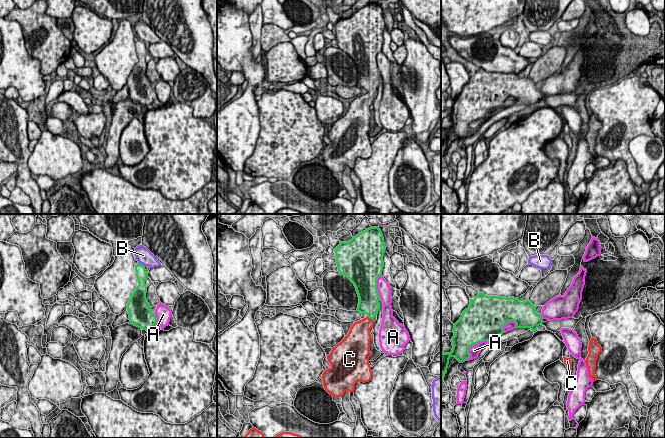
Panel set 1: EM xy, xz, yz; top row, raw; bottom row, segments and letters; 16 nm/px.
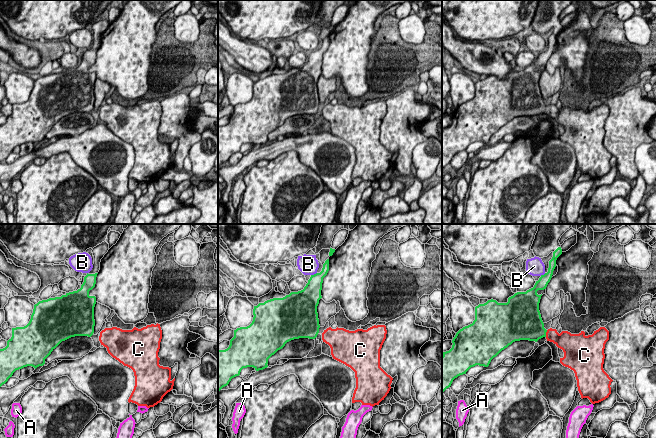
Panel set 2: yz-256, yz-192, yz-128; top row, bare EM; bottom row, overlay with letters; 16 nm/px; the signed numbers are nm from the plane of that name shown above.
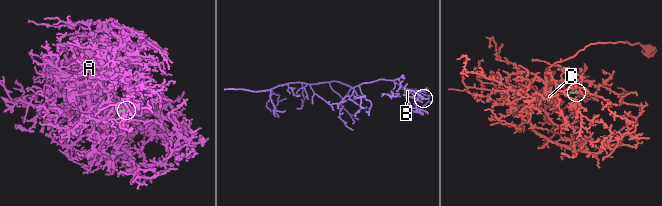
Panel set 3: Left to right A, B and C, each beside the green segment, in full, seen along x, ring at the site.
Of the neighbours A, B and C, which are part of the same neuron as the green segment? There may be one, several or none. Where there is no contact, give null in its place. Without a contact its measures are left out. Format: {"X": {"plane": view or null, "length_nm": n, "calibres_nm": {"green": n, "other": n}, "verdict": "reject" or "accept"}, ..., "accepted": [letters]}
{"A": {"plane": "yz", "length_nm": 600, "calibres_nm": {"green": 480, "other": 170}, "verdict": "reject"}, "B": {"plane": "xy", "length_nm": 130, "calibres_nm": {"green": 190, "other": 240}, "verdict": "reject"}, "C": {"plane": "xz", "length_nm": 130, "calibres_nm": {"green": 320, "other": 320}, "verdict": "accept"}, "accepted": ["C"]}

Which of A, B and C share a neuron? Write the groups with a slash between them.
A / B / C

